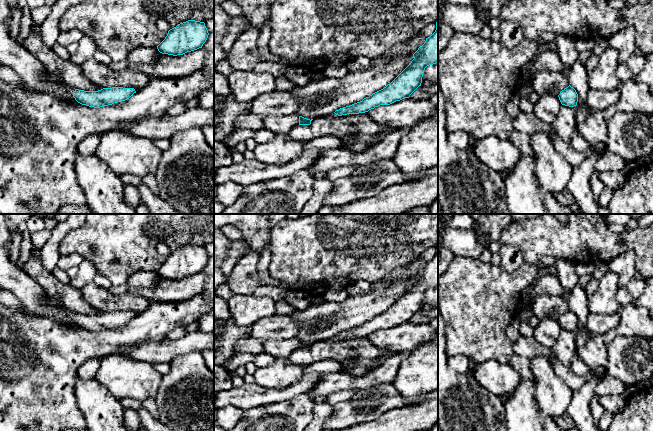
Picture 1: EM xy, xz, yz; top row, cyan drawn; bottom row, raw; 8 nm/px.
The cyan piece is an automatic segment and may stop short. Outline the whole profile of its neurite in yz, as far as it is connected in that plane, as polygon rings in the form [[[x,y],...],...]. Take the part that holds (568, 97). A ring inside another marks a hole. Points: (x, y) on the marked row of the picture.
[[[570,85],[564,90],[562,90],[558,95],[558,97],[562,105],[569,106],[569,107],[574,107],[577,105],[578,94],[576,90]]]

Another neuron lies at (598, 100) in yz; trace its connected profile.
[[[616,88],[611,91],[590,89],[586,96],[586,104],[597,111],[603,111],[619,101],[620,91]]]

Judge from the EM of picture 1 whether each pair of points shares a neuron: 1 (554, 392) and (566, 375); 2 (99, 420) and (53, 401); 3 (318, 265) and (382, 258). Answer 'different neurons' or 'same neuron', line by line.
1: different neurons
2: different neurons
3: same neuron

